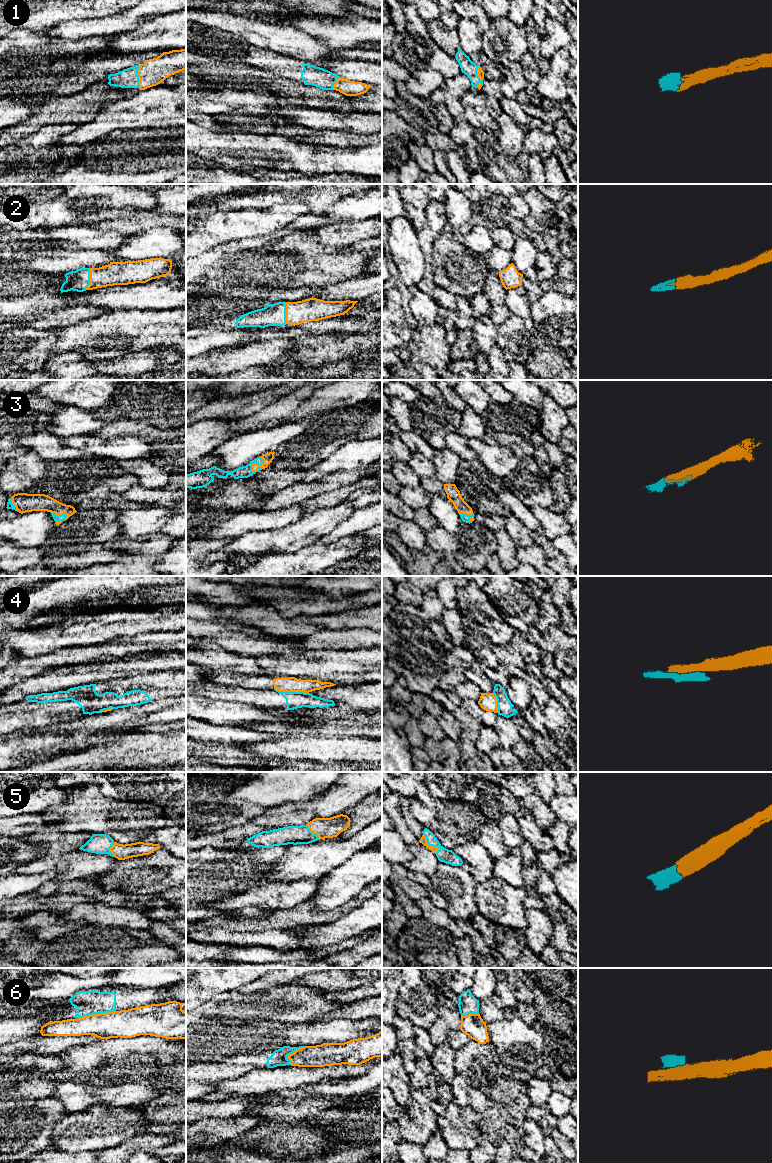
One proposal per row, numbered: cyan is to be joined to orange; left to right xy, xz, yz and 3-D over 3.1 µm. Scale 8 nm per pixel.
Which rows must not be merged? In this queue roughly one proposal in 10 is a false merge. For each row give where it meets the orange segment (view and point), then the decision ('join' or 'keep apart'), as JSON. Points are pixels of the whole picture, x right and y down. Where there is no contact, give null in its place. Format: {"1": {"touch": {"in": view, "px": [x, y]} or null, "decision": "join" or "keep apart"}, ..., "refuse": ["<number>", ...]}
{"1": {"touch": {"in": "xy", "px": [138, 75]}, "decision": "join"}, "2": {"touch": {"in": "xy", "px": [90, 279]}, "decision": "join"}, "3": {"touch": {"in": "xz", "px": [261, 465]}, "decision": "join"}, "4": {"touch": {"in": "xz", "px": [291, 691]}, "decision": "keep apart"}, "5": {"touch": {"in": "yz", "px": [431, 846]}, "decision": "join"}, "6": {"touch": {"in": "xy", "px": [96, 1014]}, "decision": "keep apart"}, "refuse": ["4", "6"]}

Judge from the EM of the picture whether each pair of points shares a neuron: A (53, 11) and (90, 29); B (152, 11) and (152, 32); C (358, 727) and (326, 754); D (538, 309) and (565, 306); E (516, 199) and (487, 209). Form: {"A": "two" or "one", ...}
{"A": "two", "B": "two", "C": "two", "D": "one", "E": "one"}

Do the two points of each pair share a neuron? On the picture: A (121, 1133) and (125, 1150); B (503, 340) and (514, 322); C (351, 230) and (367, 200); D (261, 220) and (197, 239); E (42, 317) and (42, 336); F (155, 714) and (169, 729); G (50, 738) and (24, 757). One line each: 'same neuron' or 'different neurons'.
A: different neurons
B: same neuron
C: different neurons
D: same neuron
E: different neurons
F: different neurons
G: same neuron

